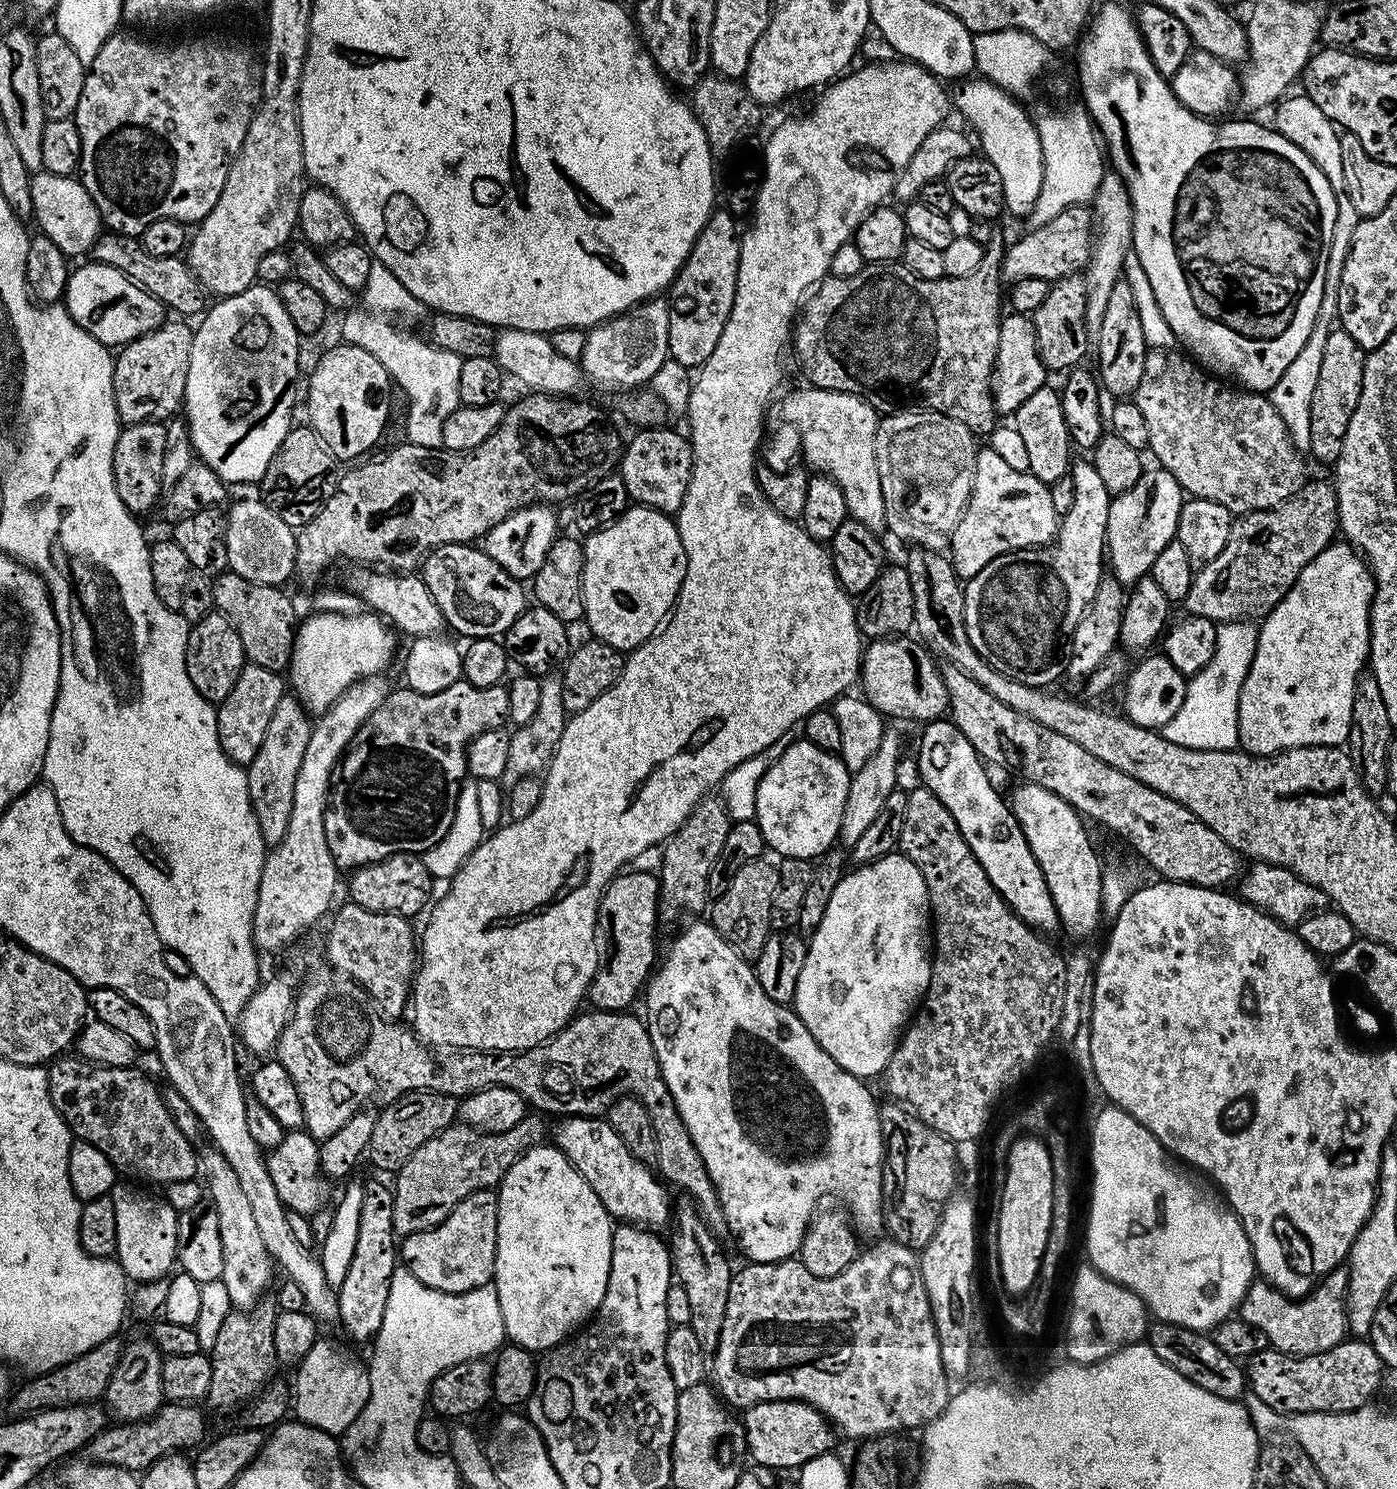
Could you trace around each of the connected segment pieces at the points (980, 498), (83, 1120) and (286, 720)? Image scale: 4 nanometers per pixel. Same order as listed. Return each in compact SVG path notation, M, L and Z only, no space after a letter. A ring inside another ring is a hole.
M984 450L977 458L977 481L972 487L972 497L968 507L963 509L959 517L960 525L952 532L951 565L955 575L961 581L973 580L982 570L992 568L1003 556L1024 549L1038 548L1051 543L1057 537L1058 516L1056 518L1056 500L1052 497L1053 489L1044 484L1031 472L1014 470L998 454L991 450Z
M60 1058L48 1068L48 1089L52 1101L64 1123L72 1129L73 1137L102 1150L102 1154L106 1154L106 1158L117 1170L137 1176L132 1177L137 1181L153 1180L154 1183L166 1184L165 1186L195 1181L198 1176L198 1152L192 1149L191 1142L184 1137L183 1130L168 1113L159 1090L132 1068L106 1068L83 1058L75 1059Z
M292 694L284 695L282 702L278 702L278 708L274 710L274 718L270 718L270 730L266 730L266 738L254 762L246 768L252 811L256 813L261 826L287 826L290 822L291 810L294 809L295 782L298 781L299 770L310 747L314 727L313 717Z

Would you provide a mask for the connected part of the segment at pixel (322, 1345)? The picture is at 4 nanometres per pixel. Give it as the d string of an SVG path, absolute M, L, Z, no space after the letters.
M320 1338L308 1354L301 1360L294 1384L294 1416L299 1423L322 1430L337 1438L343 1437L358 1414L366 1410L366 1402L372 1393L368 1368L348 1348L335 1344L332 1340Z

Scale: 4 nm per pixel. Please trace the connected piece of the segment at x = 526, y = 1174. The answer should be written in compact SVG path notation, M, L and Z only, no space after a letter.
M537 1146L521 1156L520 1161L504 1176L503 1184L499 1185L500 1209L498 1210L498 1250L496 1251L496 1279L494 1285L501 1303L502 1318L505 1322L507 1339L517 1348L524 1348L533 1354L547 1354L563 1344L577 1330L583 1329L599 1312L606 1298L606 1290L610 1282L610 1266L612 1265L612 1234L614 1221L602 1206L598 1194L590 1190L590 1186L578 1174L578 1170L566 1159L559 1147L543 1148Z

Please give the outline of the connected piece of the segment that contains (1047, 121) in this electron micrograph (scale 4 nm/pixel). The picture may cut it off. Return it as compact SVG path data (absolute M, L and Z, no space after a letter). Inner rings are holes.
M981 32L975 39L974 54L979 75L1015 97L1020 104L1030 106L1041 135L1045 181L1037 205L1026 218L1027 231L1042 230L1071 208L1091 205L1091 200L1104 184L1106 152L1087 107L1080 102L1068 104L1068 88L1056 73L1053 49L1035 40L1029 32Z

